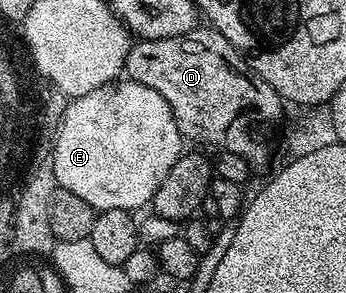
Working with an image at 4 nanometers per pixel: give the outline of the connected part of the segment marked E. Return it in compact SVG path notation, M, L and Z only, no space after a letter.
M122 78L67 103L55 138L54 169L59 188L78 194L98 212L134 212L153 201L160 182L168 178L168 170L176 166L183 151L184 137L168 102L164 102L164 98L156 90L148 90L148 86Z

